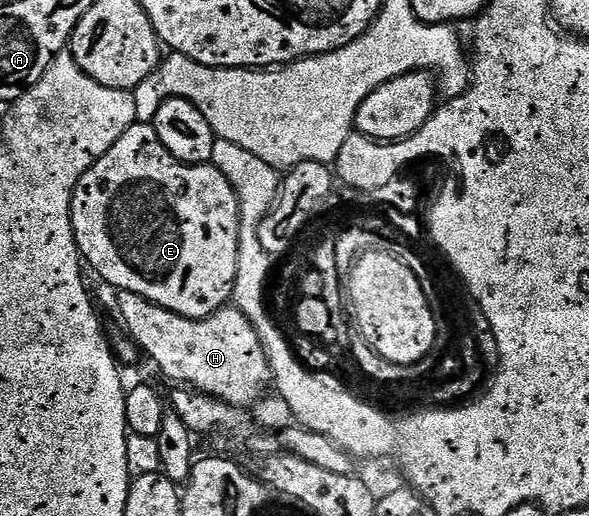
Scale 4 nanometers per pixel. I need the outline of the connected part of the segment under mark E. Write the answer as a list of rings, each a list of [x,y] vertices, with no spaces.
[[[137,124],[131,126],[106,152],[106,156],[99,158],[83,176],[78,180],[76,191],[72,193],[72,227],[76,233],[76,247],[80,250],[80,257],[89,267],[96,269],[96,274],[104,282],[117,286],[117,291],[125,294],[137,294],[152,302],[156,306],[166,308],[183,318],[209,318],[219,310],[225,309],[233,297],[233,286],[238,272],[239,238],[240,238],[240,202],[234,187],[228,182],[227,177],[215,165],[189,166],[180,162],[158,140],[155,125]]]

